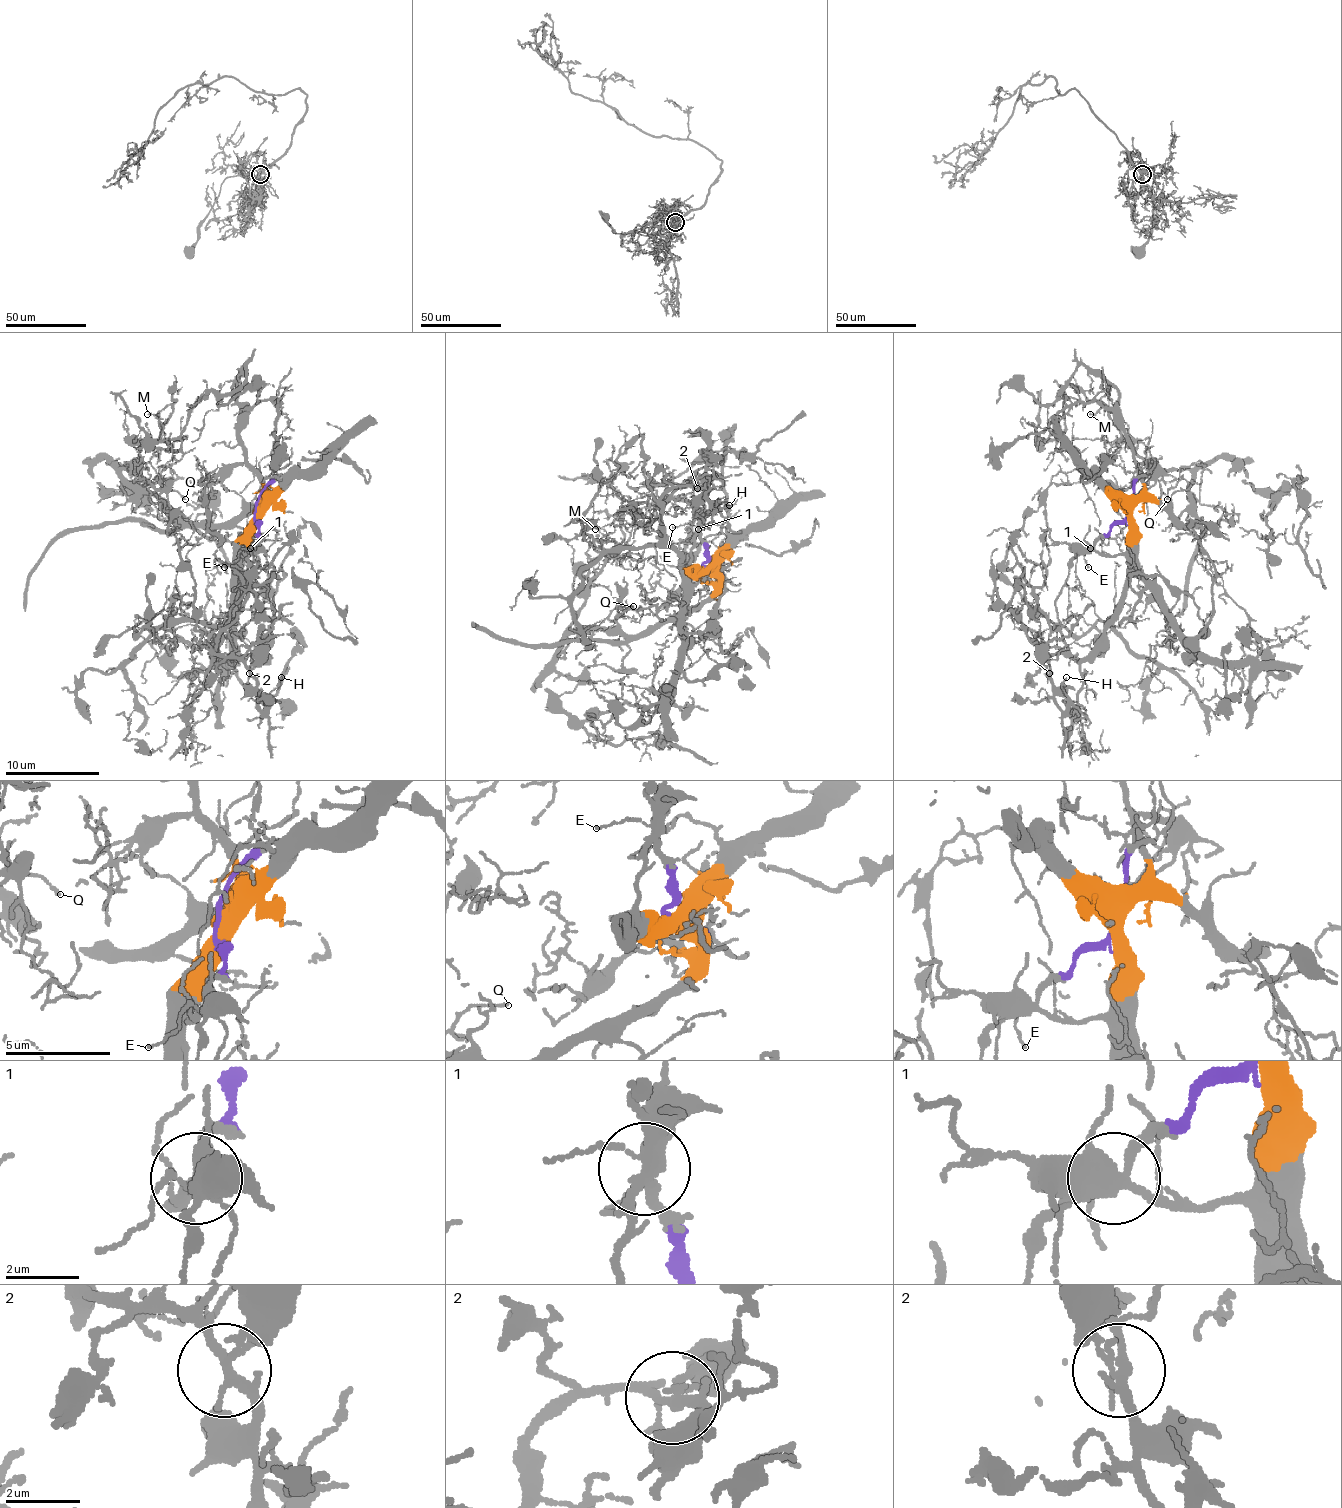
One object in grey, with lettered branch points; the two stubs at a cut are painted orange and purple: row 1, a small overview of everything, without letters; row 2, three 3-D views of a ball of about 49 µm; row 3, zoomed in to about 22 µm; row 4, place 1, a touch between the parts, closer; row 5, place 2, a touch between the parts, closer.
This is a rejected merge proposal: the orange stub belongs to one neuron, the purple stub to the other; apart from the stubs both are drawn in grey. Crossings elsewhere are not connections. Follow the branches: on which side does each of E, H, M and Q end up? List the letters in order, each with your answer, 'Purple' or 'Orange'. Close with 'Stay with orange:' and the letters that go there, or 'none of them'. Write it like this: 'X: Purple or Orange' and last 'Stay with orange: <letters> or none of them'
E: Purple
H: Orange
M: Orange
Q: Orange
Stay with orange: H, M, Q

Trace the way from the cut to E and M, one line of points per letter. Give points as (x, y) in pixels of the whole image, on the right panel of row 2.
E: (1129, 510), (1089, 550), (1084, 550), (1089, 567)
M: (1129, 510), (1150, 498), (1176, 522), (1193, 524), (1193, 475), (1160, 468), (1117, 442), (1108, 406), (1089, 413)

